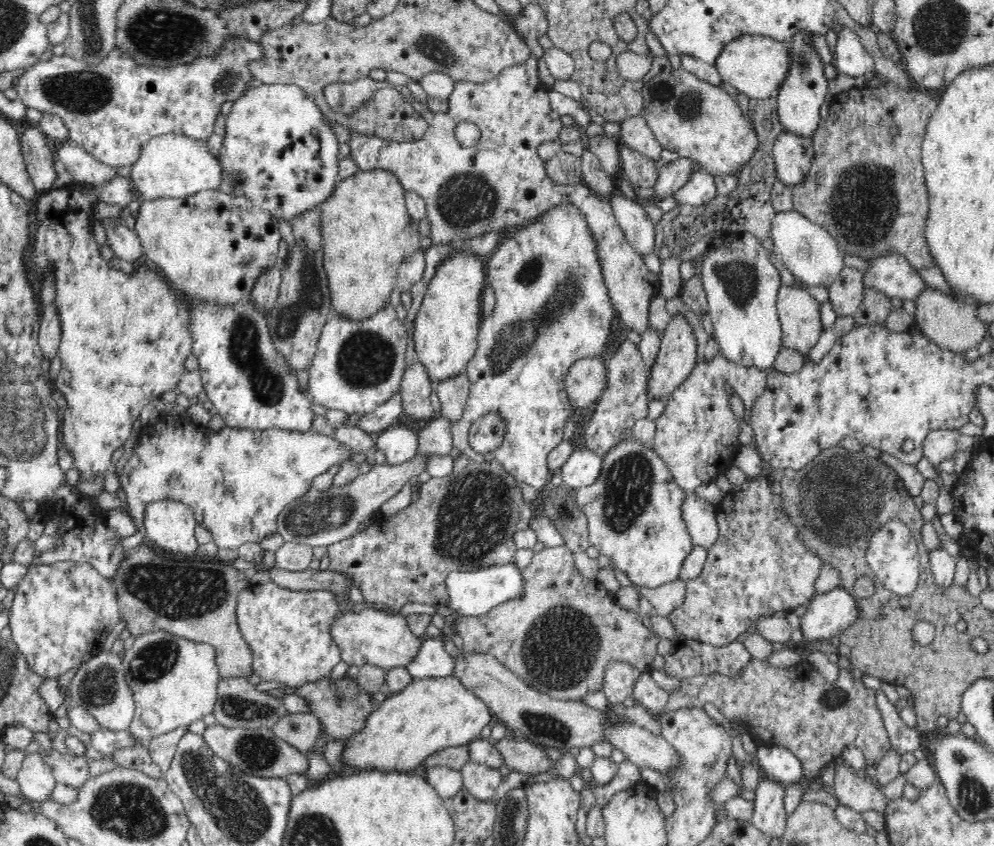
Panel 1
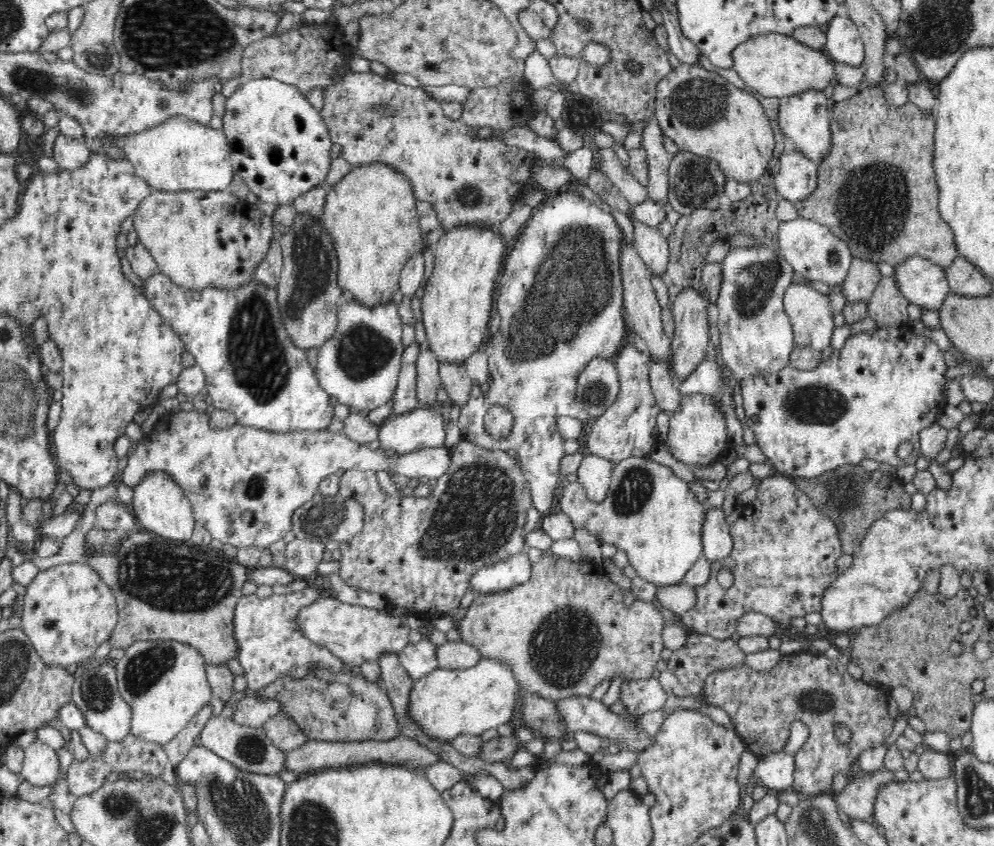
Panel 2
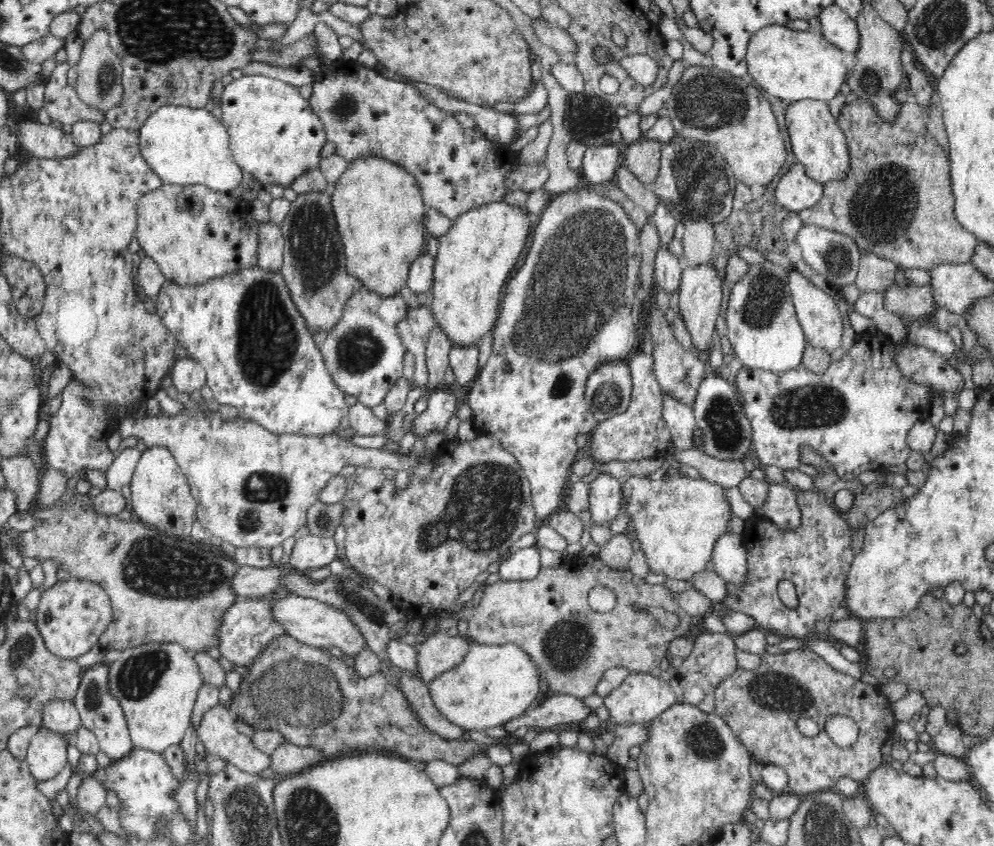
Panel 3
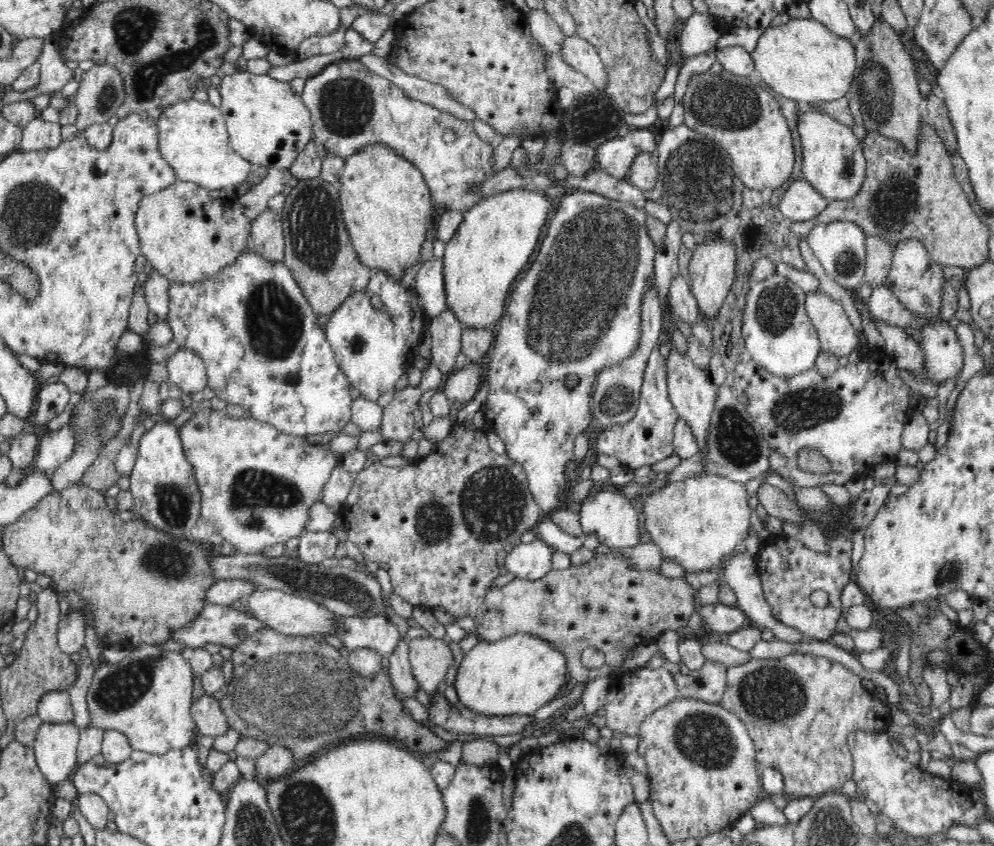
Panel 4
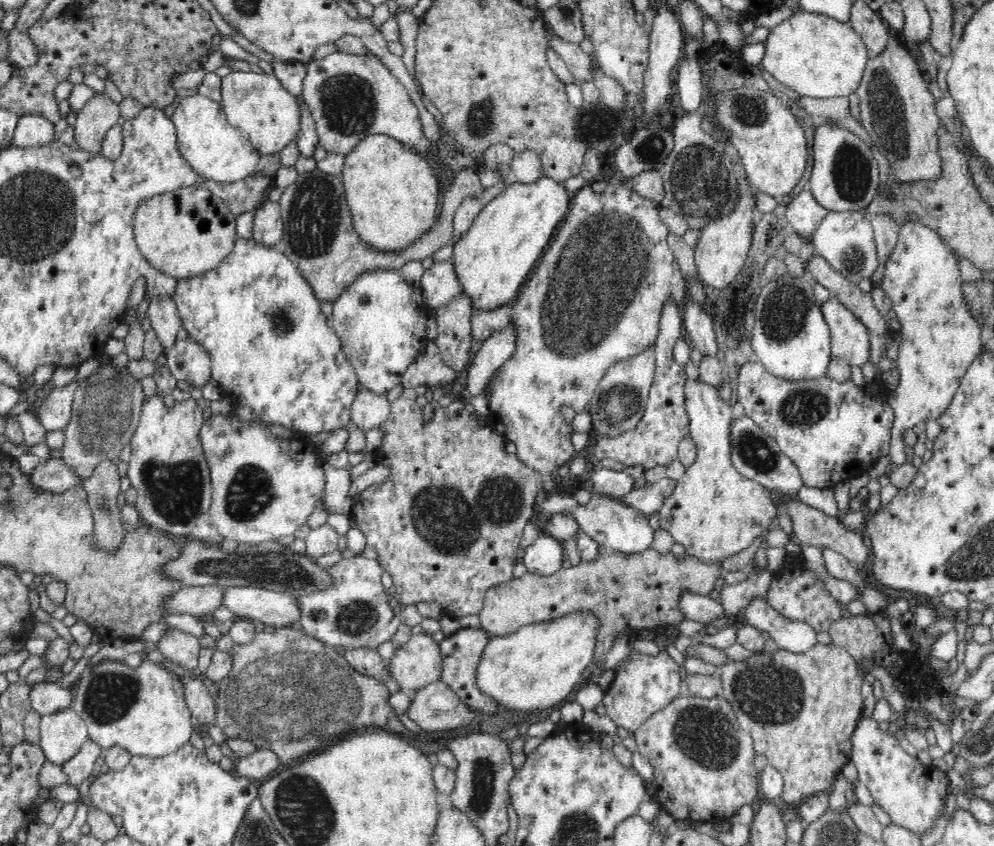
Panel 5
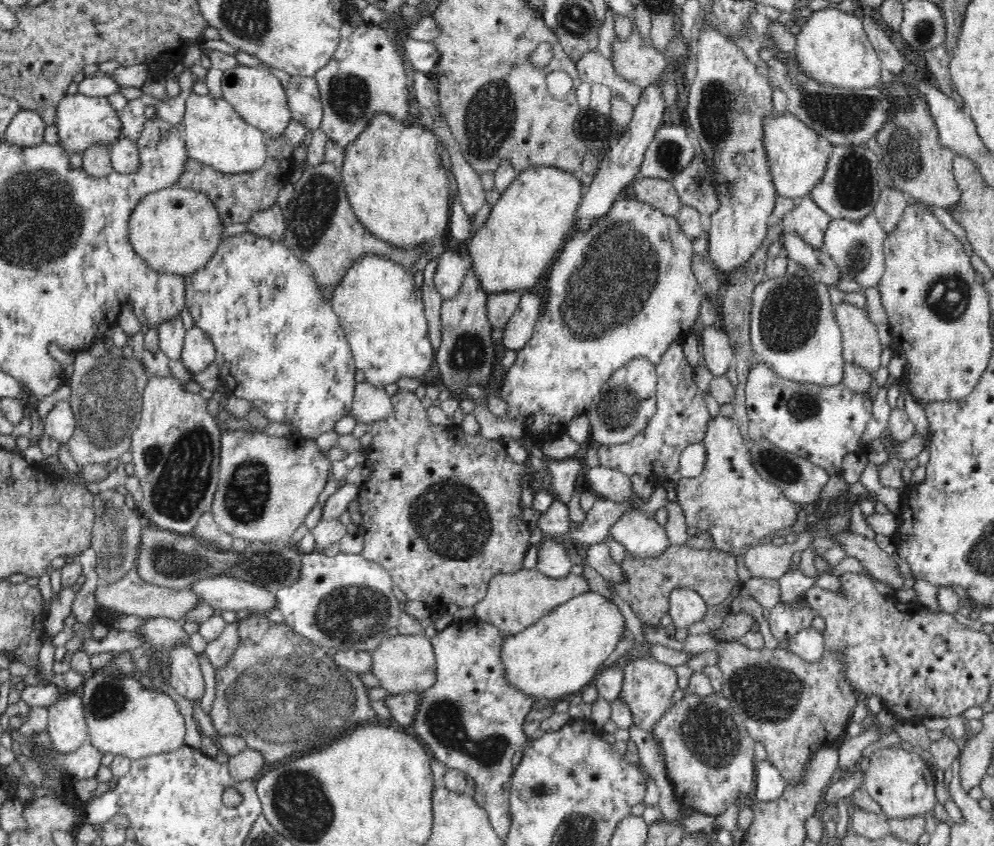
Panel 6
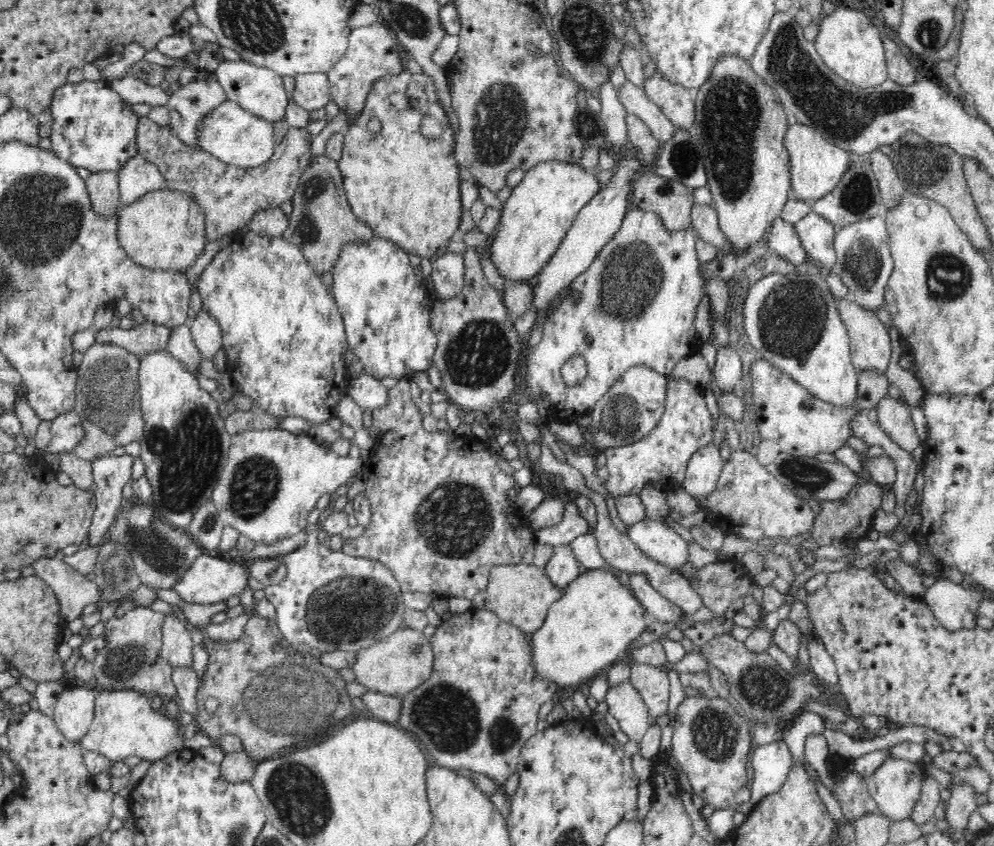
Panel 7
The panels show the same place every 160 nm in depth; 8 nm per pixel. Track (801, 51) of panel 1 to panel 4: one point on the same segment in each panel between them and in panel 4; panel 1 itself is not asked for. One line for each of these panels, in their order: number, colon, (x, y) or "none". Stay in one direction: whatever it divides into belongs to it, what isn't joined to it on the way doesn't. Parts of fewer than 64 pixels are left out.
2: (803, 118)
3: (817, 142)
4: (833, 163)

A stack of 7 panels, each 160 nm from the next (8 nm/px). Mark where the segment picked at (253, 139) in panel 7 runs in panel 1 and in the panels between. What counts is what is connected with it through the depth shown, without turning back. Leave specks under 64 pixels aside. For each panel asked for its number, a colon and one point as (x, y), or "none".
1: (173, 166)
2: (178, 156)
3: (183, 146)
4: (192, 137)
5: (215, 151)
6: (214, 135)

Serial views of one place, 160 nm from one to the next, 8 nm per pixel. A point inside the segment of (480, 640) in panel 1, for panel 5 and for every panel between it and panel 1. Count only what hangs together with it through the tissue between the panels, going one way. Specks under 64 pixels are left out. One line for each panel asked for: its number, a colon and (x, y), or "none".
2: (566, 630)
3: (571, 646)
4: (605, 603)
5: (625, 593)

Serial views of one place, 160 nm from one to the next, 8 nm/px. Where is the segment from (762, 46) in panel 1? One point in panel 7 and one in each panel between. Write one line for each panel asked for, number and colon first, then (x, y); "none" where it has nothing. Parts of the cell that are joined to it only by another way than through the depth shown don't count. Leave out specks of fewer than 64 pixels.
2: (778, 66)
3: (793, 65)
4: (803, 61)
5: (817, 57)
6: (844, 58)
7: (849, 44)

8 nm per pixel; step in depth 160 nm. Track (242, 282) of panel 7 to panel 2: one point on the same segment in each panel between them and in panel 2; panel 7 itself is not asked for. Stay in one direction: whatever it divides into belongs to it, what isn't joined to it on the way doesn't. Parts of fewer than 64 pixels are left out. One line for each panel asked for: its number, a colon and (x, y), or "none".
2: (251, 368)
3: (243, 328)
4: (259, 338)
5: (271, 347)
6: (278, 343)

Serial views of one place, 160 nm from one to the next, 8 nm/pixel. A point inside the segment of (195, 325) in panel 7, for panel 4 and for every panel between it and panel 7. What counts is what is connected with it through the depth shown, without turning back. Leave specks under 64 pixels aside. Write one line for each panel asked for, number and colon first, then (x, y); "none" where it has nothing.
4: (186, 370)
5: (189, 363)
6: (198, 352)

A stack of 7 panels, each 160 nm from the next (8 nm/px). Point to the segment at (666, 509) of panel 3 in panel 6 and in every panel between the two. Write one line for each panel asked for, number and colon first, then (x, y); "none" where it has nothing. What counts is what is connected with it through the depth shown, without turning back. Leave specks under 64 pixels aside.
4: (709, 519)
5: (714, 512)
6: (728, 499)

